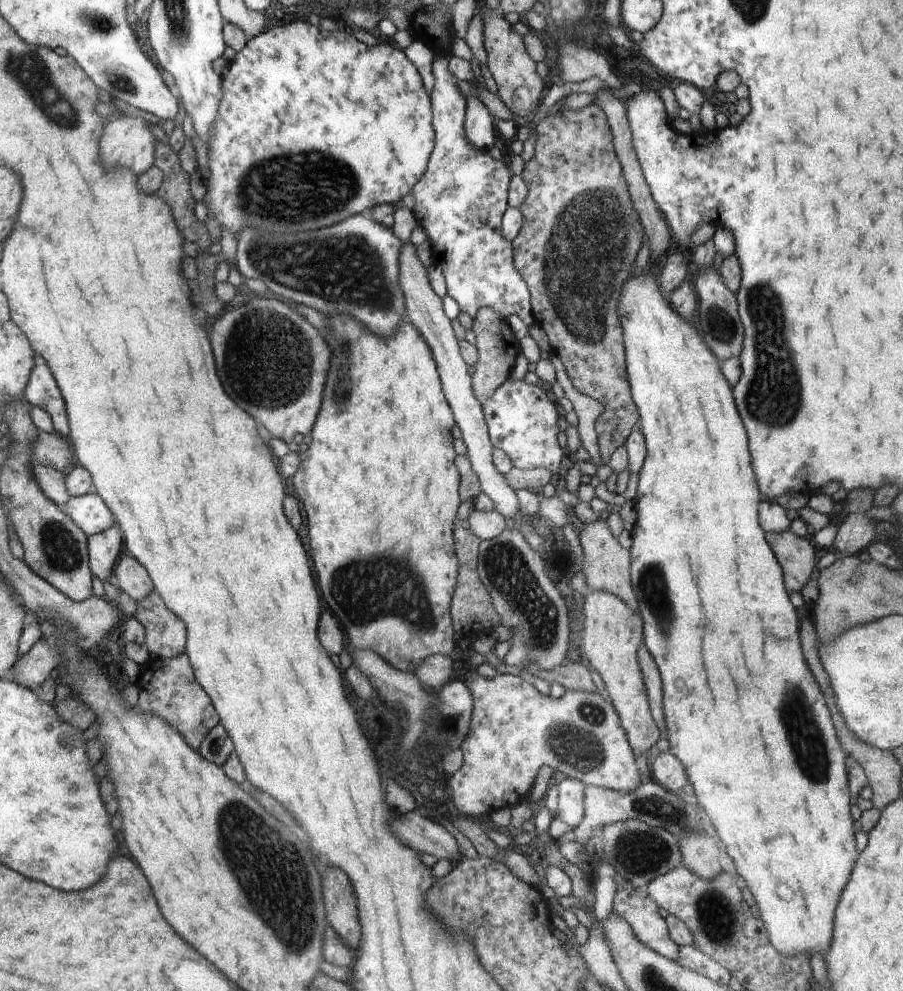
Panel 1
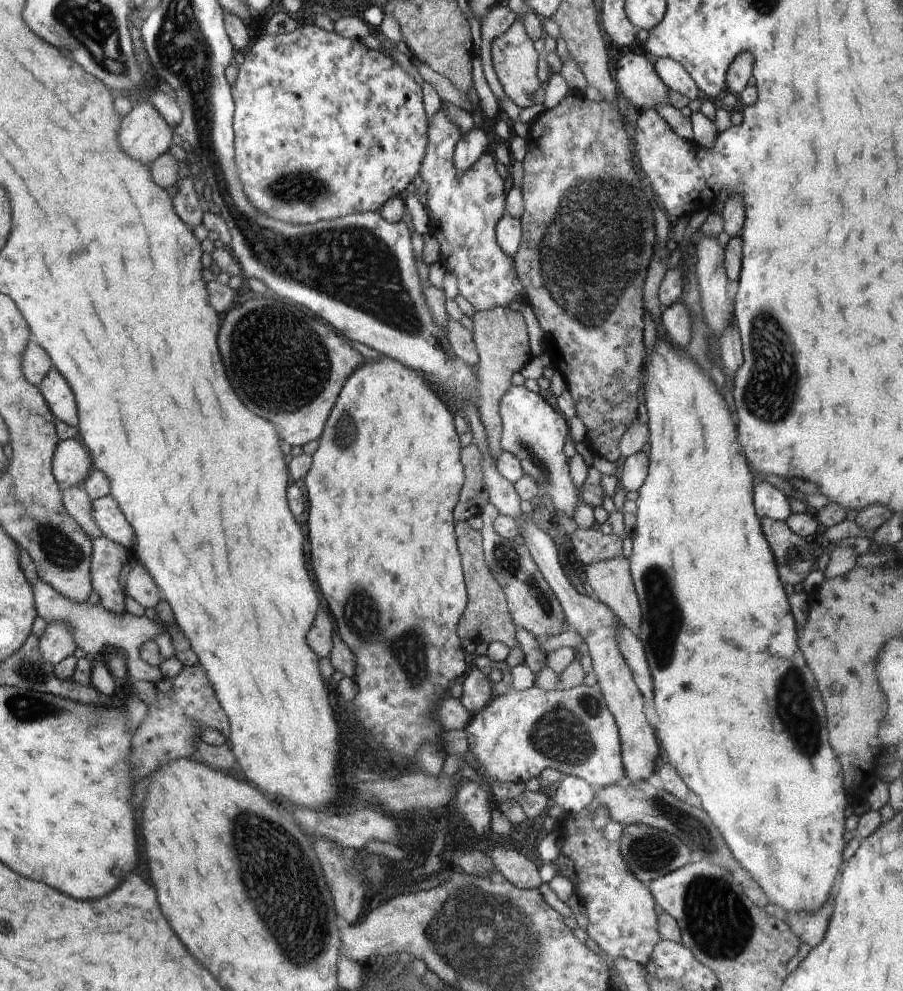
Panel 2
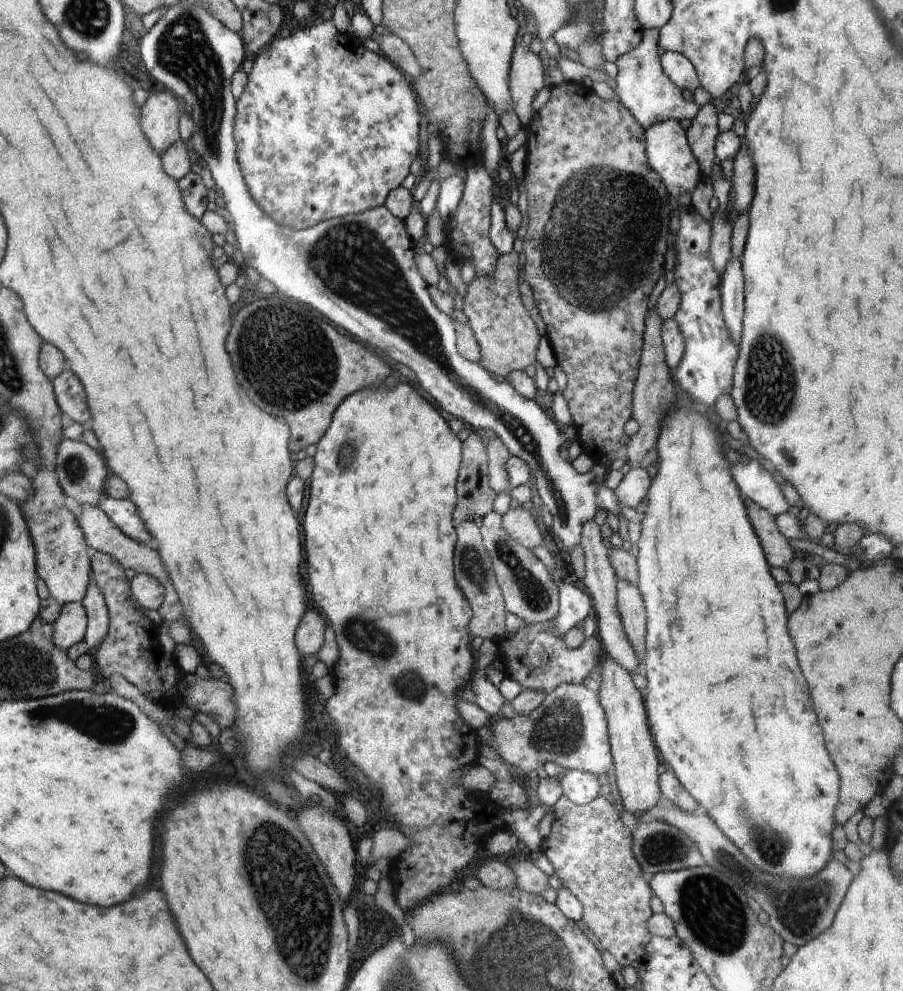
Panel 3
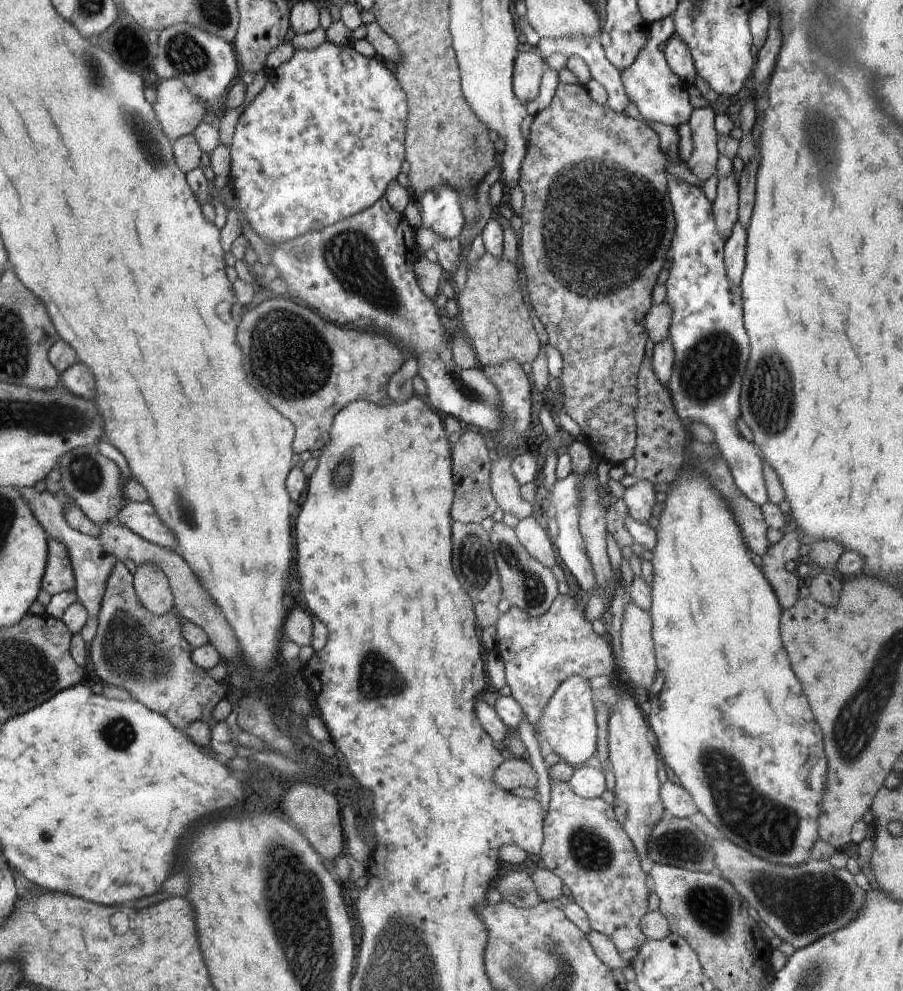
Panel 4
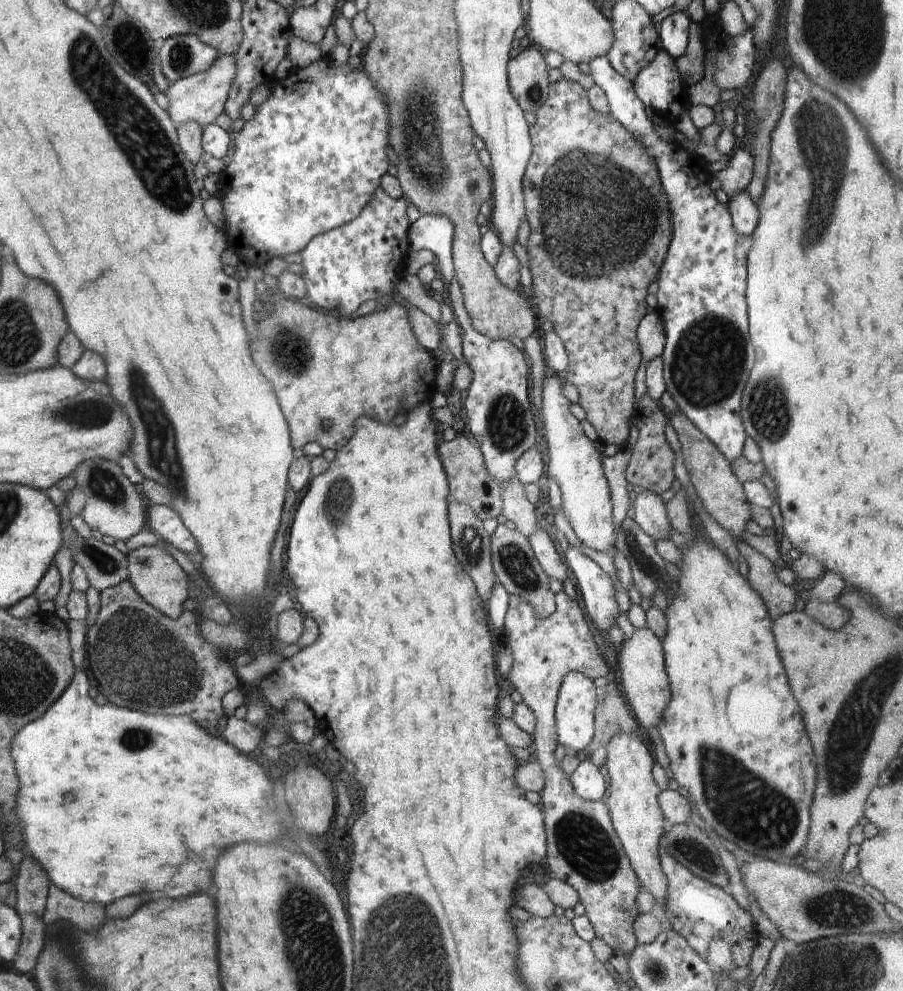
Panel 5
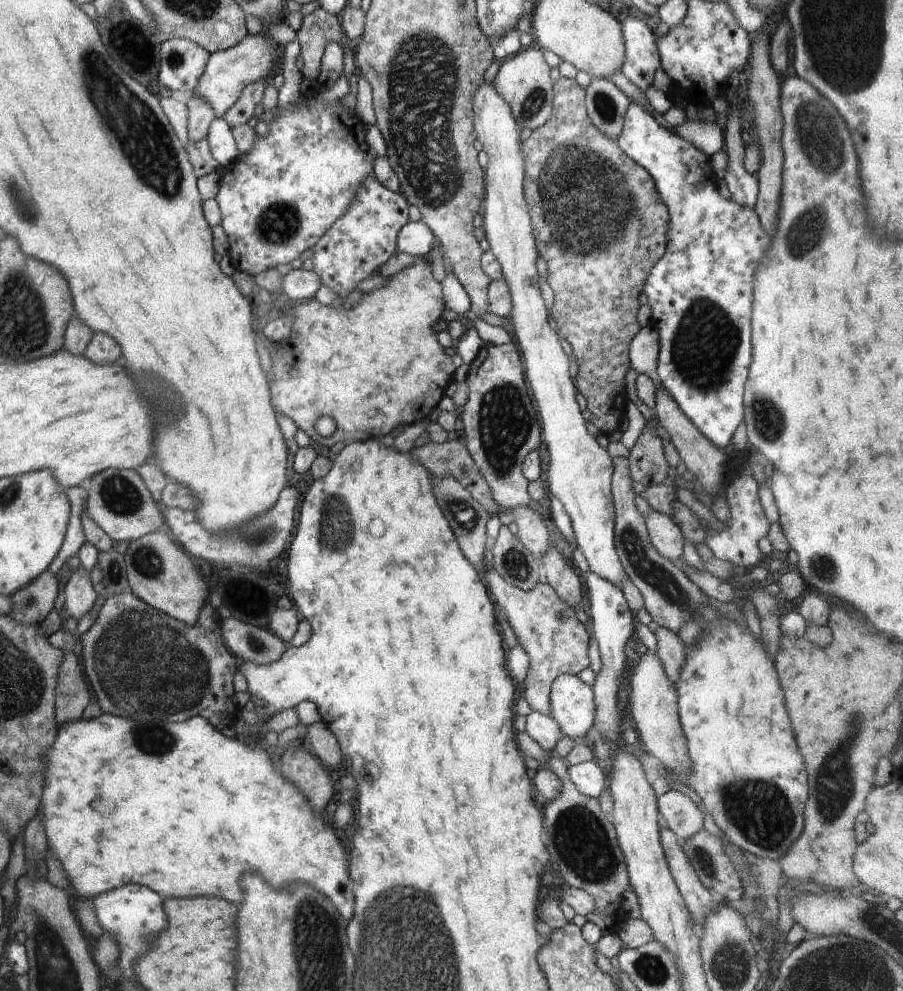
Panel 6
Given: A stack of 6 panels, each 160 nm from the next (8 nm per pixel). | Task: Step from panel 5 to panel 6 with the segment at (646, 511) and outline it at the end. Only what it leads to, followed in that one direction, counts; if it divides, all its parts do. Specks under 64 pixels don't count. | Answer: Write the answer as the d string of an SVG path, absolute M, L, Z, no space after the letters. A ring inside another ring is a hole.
M653 508L645 518L650 542L664 558L673 562L678 568L683 568L683 546L685 538L680 527L665 514L655 512Z

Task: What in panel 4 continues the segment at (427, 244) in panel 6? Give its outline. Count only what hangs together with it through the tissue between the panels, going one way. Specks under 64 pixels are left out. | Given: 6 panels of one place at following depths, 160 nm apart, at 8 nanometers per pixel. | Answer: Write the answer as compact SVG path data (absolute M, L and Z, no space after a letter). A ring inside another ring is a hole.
M434 187L416 202L421 213L420 228L430 229L443 239L454 240L460 236L464 215L458 193L453 188Z

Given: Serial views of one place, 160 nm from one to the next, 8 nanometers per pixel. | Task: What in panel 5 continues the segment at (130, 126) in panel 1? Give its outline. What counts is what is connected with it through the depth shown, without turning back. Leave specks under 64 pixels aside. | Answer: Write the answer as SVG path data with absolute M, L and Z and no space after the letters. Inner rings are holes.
M218 52L208 70L171 83L168 91L164 93L169 100L169 109L166 112L176 127L188 121L196 121L202 128L214 123L216 118L225 112L225 102L233 87L236 71L236 57Z

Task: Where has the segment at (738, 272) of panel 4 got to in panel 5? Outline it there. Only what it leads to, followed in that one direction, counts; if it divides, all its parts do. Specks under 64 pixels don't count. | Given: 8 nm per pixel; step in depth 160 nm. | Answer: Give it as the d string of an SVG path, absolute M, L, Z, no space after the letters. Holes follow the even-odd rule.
M744 189L736 192L726 205L729 207L734 228L740 234L751 235L759 223L759 208L748 191Z

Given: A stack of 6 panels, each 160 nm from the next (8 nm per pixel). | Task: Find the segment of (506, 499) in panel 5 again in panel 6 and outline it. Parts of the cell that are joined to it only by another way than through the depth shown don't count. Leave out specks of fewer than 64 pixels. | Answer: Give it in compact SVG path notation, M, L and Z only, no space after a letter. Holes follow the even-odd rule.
M515 508L510 511L518 526L517 537L530 551L530 554L541 564L543 556L549 549L548 529L546 523L536 510L531 508Z

